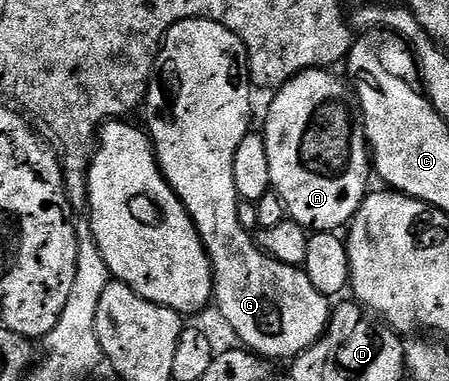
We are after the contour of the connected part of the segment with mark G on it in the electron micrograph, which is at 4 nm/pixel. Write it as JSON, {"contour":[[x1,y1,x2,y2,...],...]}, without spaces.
{"contour":[[182,20,177,22,163,37,163,43,159,50,159,55,155,57,155,70,151,73,151,81,147,83,147,94,145,97,145,109,147,108,146,131,149,133,151,142,155,146,155,159,159,162,159,169,163,172,163,177,169,182,169,186,181,198,185,210,193,218,193,222,199,231,201,242,207,251,207,257,211,259,211,276,215,280,215,290,213,293,214,307,219,307,219,312,223,315,223,320,235,331,235,336,242,347,252,351,256,356,262,356,268,361,283,360,300,356,306,348,312,348,323,336,323,331,327,328,327,323,331,321,333,311,328,297,316,290,313,282,309,282,307,273,302,267,294,268,285,262,277,262,273,257,267,255,255,242,254,235,243,229,238,222,238,206,241,203,237,194,237,182,233,182,233,158,237,158,237,146,249,134,247,128,251,124,251,92,253,85,249,79,249,69,247,67,247,51,243,49,243,43,225,26,221,26,212,20]]}

